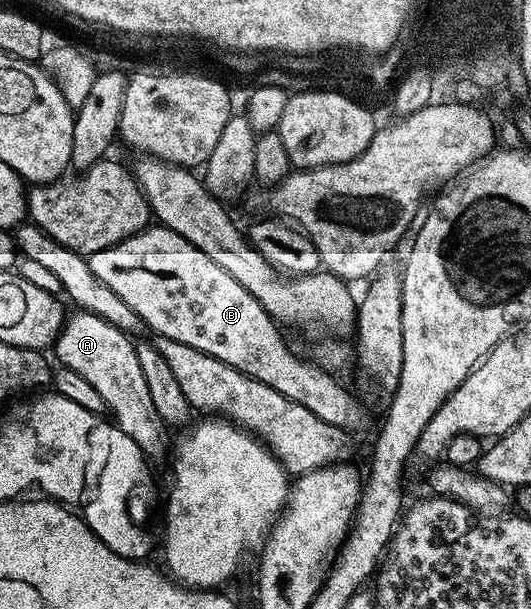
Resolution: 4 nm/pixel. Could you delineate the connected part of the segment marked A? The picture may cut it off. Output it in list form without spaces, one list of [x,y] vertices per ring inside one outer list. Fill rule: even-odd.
[[[77,309],[69,313],[64,320],[64,329],[54,343],[54,351],[60,357],[59,365],[66,369],[73,370],[82,376],[102,396],[107,406],[107,413],[112,413],[111,417],[117,428],[121,429],[131,440],[138,444],[143,455],[149,459],[164,458],[167,459],[170,454],[170,442],[168,446],[169,427],[158,416],[158,408],[154,408],[154,400],[150,396],[150,391],[146,385],[146,380],[142,376],[142,367],[138,365],[138,352],[136,351],[136,342],[123,330],[114,328],[114,324],[106,324],[102,316],[94,316],[90,312]]]

